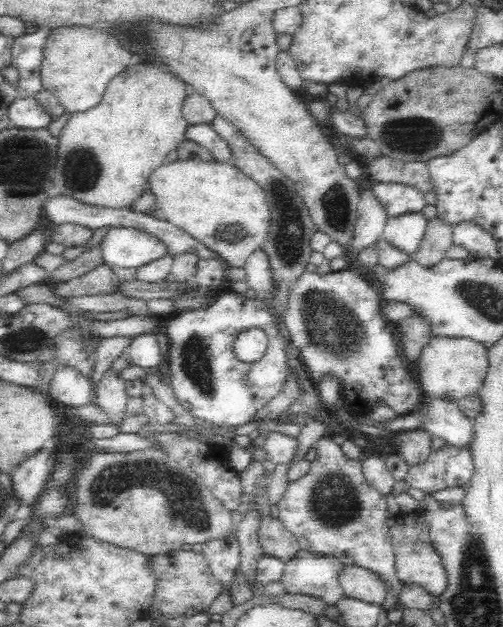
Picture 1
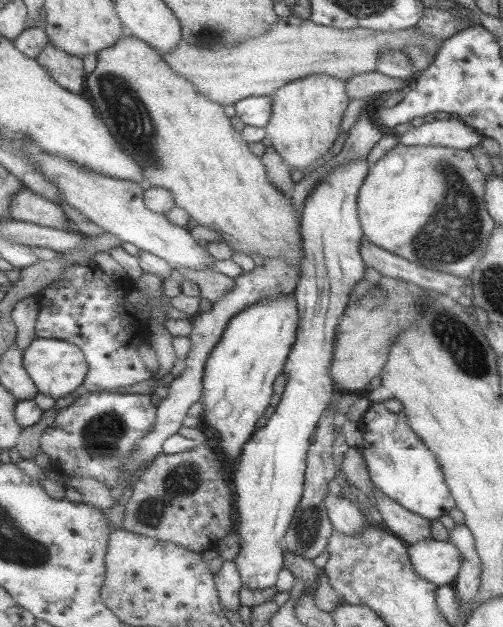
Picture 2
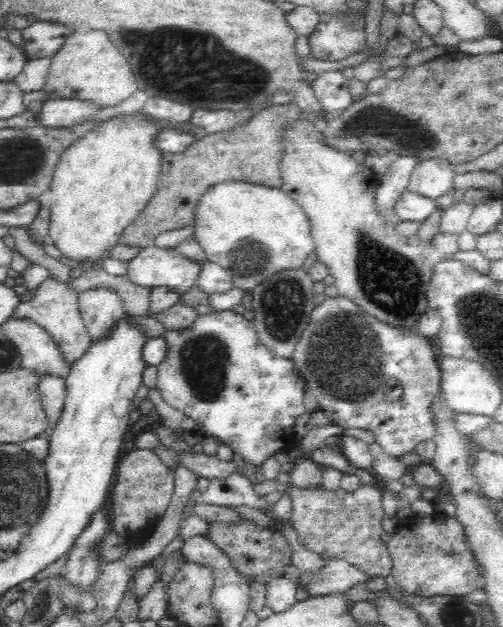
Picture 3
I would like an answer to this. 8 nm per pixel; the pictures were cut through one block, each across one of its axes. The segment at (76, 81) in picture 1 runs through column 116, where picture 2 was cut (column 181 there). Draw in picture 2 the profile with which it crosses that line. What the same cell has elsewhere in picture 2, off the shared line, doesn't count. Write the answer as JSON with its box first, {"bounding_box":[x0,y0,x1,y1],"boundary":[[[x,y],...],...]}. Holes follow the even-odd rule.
{"bounding_box":[165,15,438,106],"boundary":[[[290,15],[280,18],[265,36],[245,40],[235,48],[205,50],[183,40],[173,52],[165,54],[165,60],[175,72],[195,84],[203,96],[227,106],[251,96],[275,96],[287,84],[311,75],[325,74],[348,82],[354,76],[377,71],[385,48],[403,51],[408,44],[420,44],[426,50],[438,48],[437,39],[415,27],[387,33],[364,27],[339,29]]]}

